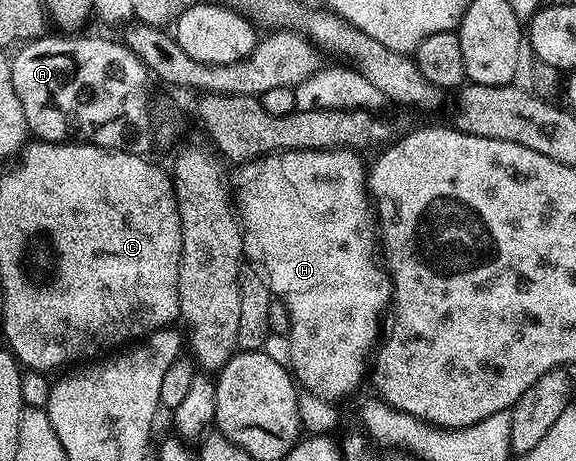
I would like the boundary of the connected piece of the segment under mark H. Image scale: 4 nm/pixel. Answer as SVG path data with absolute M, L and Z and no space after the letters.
M295 149L286 153L269 153L267 157L260 157L257 161L239 166L238 216L244 230L244 256L249 262L259 266L268 282L269 289L279 300L281 297L285 307L288 308L288 317L292 320L292 365L290 364L290 369L295 380L305 390L331 403L336 403L339 397L354 392L359 387L360 380L363 377L365 380L366 358L382 331L378 321L380 312L389 308L392 297L391 280L385 266L378 260L378 225L374 220L374 211L370 206L370 198L366 190L366 165L360 162L360 157L359 152L351 149Z

